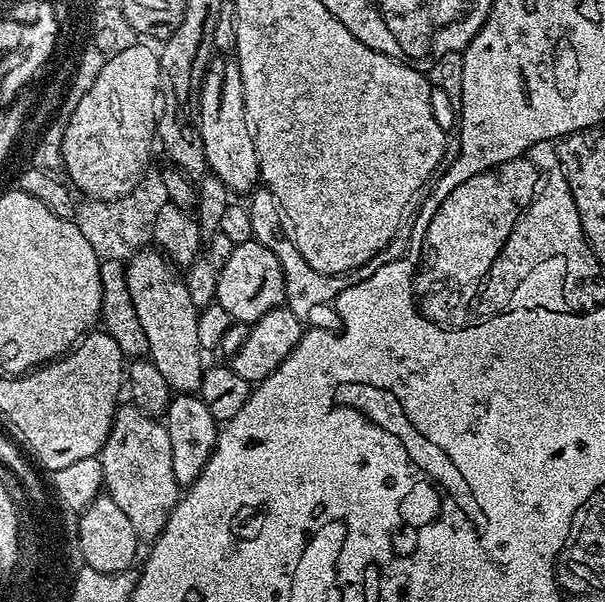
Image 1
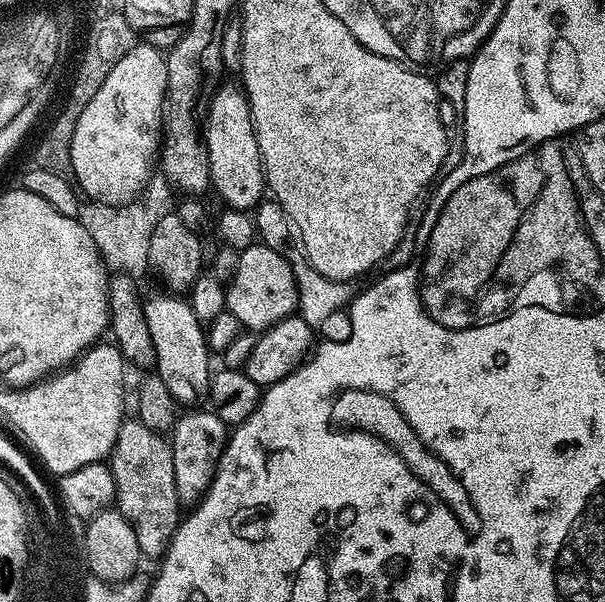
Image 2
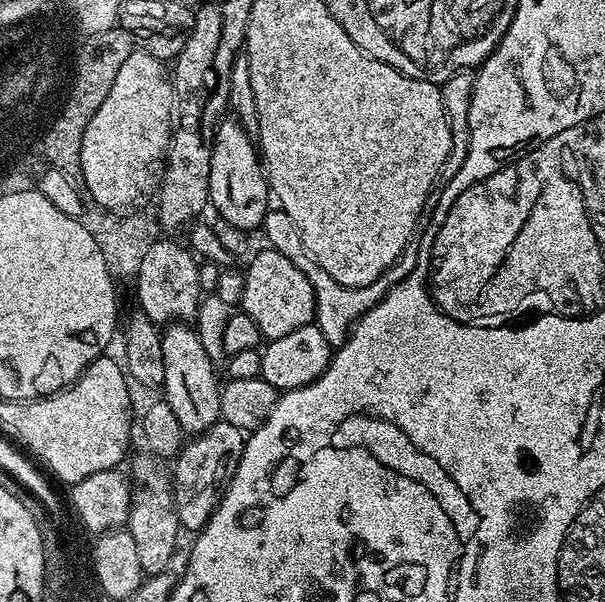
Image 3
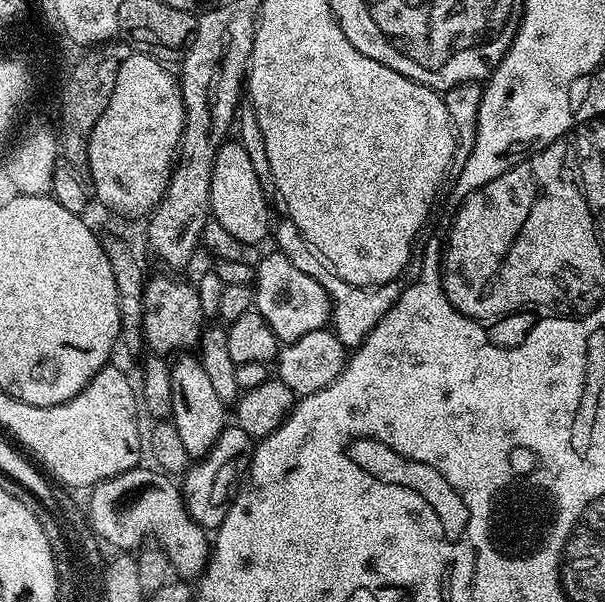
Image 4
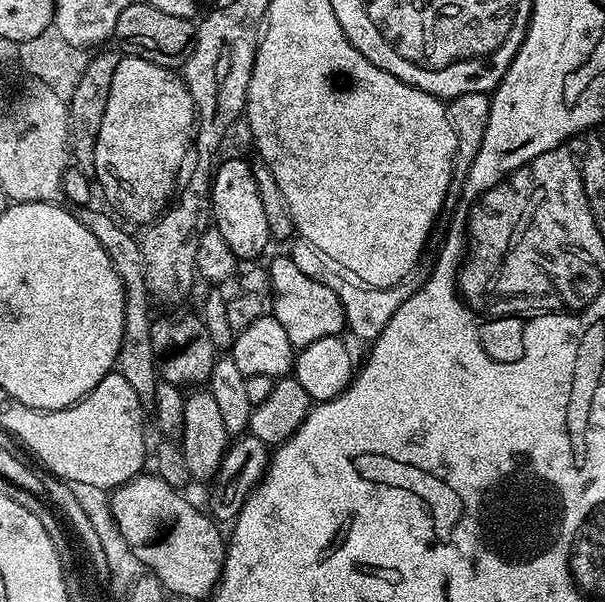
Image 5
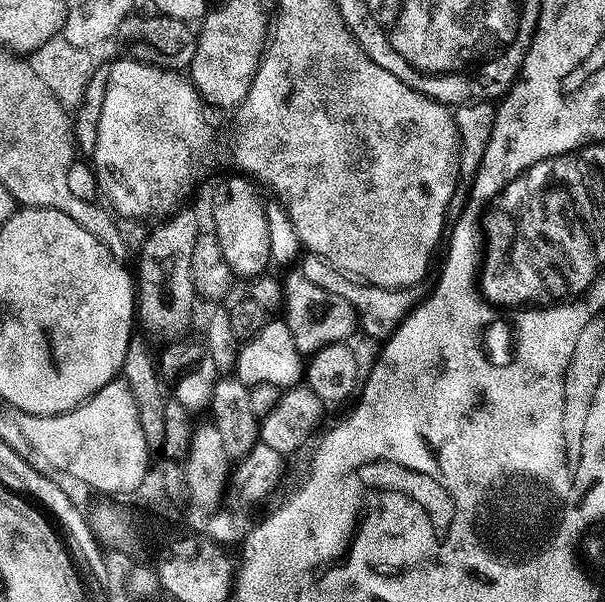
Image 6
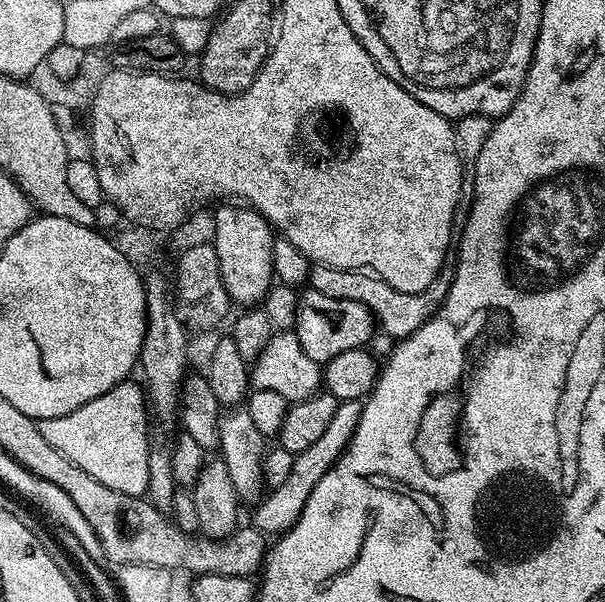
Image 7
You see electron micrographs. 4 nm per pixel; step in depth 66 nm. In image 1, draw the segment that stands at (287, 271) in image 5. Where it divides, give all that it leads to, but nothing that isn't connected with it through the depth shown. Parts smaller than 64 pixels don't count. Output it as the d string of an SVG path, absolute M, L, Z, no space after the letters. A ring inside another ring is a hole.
M254 239L233 247L226 266L217 271L217 294L215 303L232 316L233 321L252 325L262 314L281 307L285 303L286 282L278 258L266 246Z

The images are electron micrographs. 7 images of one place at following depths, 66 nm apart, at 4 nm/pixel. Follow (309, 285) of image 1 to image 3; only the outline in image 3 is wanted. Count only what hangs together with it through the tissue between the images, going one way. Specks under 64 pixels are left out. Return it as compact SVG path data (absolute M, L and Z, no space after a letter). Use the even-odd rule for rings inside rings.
M279 206L273 207L264 215L263 232L265 238L268 239L265 241L271 248L278 250L278 254L286 254L286 258L290 258L290 262L294 262L294 266L298 266L298 270L302 270L302 274L306 274L306 278L310 278L310 286L314 290L314 298L316 299L316 319L314 322L320 327L322 334L326 334L326 342L333 346L339 346L348 341L350 329L356 321L365 312L371 310L394 285L402 282L402 278L406 278L410 274L409 268L404 268L404 272L400 272L400 276L392 276L392 272L388 268L377 280L370 282L370 286L362 286L361 288L342 286L342 282L334 282L334 278L330 278L330 274L326 274L326 270L322 270L322 266L318 266L315 256L311 256L304 249L298 226L294 226L290 214L286 214Z

